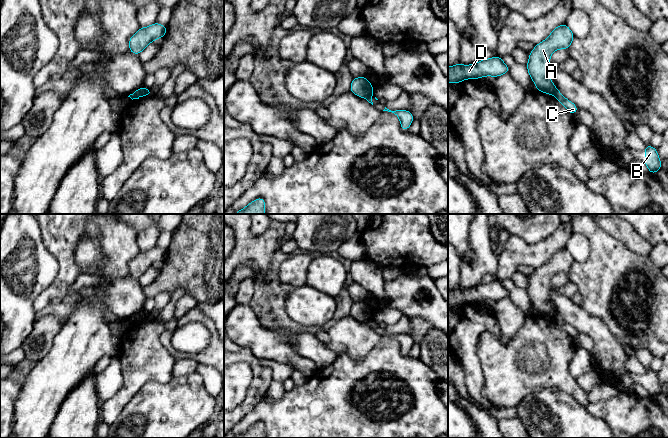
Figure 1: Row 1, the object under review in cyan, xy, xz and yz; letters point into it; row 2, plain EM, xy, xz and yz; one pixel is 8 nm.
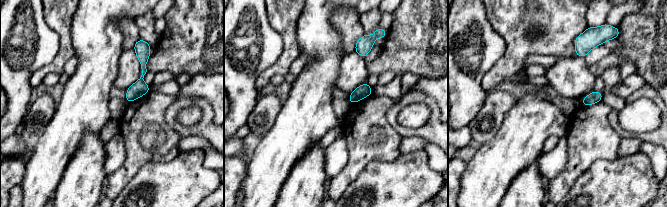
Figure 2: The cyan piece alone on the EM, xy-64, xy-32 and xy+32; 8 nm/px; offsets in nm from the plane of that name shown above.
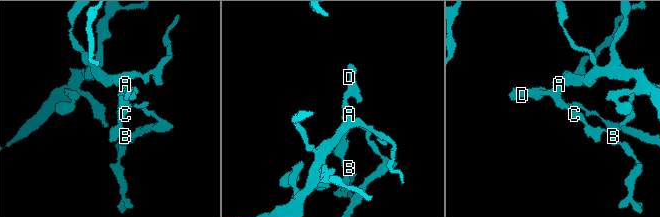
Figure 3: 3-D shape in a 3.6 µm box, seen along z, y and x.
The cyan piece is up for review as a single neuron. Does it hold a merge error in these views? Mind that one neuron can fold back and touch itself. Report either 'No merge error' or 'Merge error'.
Merge error

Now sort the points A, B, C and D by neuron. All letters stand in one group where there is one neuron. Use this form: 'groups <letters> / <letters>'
groups A D / B C

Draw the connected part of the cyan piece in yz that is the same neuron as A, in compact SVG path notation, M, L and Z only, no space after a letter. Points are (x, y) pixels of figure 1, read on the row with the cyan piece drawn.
M564 23L553 29L547 39L536 44L528 54L526 64L531 80L536 84L536 90L549 95L556 94L556 87L548 77L548 67L551 54L558 49L568 50L575 39L570 28Z

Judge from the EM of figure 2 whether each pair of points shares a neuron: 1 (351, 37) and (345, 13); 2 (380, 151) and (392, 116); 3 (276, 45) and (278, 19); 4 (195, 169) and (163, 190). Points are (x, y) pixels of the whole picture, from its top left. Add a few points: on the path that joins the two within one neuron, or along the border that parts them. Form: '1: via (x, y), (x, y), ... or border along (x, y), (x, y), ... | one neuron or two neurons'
1: via (351, 31), (345, 19) | one neuron
2: border along (393, 103), (386, 113), (386, 120), (402, 137) | two neurons
3: border along (266, 11), (268, 22), (283, 41), (280, 55) | two neurons
4: via (187, 177), (171, 190) | one neuron

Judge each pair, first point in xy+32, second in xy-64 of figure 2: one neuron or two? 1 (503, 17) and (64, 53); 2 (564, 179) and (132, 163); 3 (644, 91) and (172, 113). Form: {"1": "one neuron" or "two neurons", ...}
{"1": "one neuron", "2": "one neuron", "3": "one neuron"}

